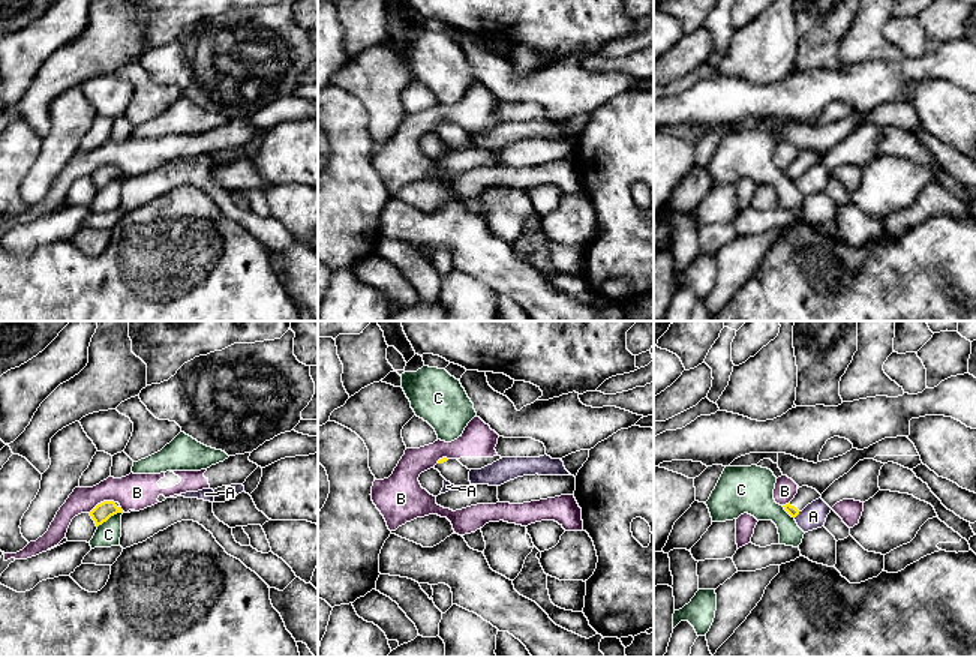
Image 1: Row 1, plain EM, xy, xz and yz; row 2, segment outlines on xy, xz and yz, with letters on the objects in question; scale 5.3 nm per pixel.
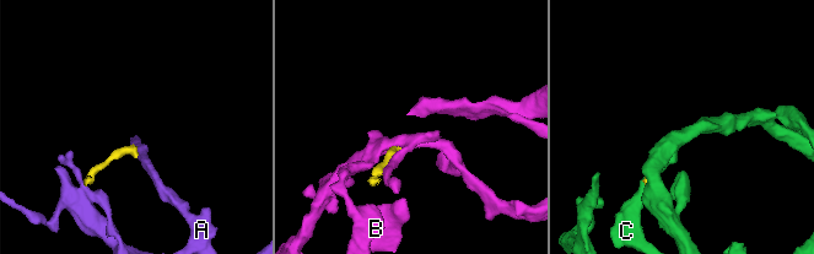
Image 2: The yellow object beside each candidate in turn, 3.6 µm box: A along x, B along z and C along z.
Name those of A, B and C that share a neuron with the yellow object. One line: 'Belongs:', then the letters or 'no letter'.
Belongs: no letter

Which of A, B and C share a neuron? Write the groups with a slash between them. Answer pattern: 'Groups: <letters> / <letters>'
Groups: A / B / C

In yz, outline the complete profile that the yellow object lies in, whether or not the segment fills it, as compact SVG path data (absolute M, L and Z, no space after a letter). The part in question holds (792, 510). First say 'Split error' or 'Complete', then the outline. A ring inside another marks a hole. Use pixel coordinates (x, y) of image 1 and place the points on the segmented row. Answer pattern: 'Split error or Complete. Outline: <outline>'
Split error. Outline: M802 486L798 489L795 498L783 507L792 518L796 518L808 504L819 500L820 496L822 495L816 489Z

